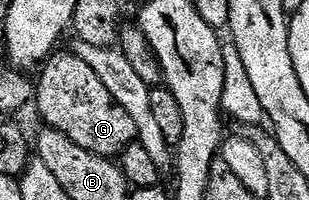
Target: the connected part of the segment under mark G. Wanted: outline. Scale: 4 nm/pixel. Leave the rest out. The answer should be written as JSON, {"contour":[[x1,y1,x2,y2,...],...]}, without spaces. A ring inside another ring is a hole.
{"contour":[[54,52,41,63,42,75,36,78,36,107,45,125,56,132,64,132,72,144,80,144,88,152,101,158,113,159,121,155,128,144,138,137,136,124,120,104,104,88,100,76,80,60,73,52]]}

